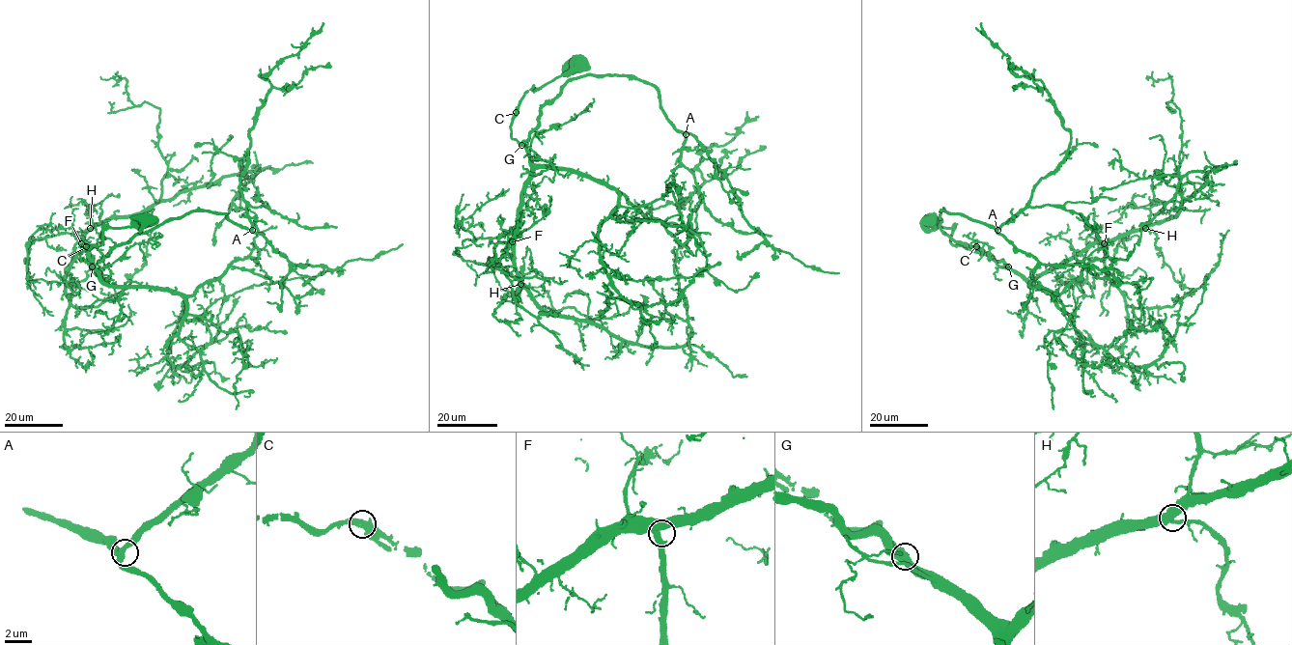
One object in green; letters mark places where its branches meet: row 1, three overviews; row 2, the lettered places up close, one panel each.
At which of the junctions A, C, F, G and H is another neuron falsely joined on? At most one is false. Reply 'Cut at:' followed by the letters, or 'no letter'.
Cut at: no letter

